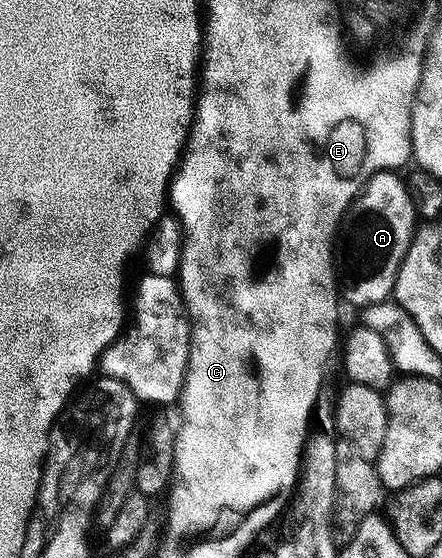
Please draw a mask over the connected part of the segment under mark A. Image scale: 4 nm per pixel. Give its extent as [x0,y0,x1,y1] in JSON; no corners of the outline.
[335,170,419,308]

